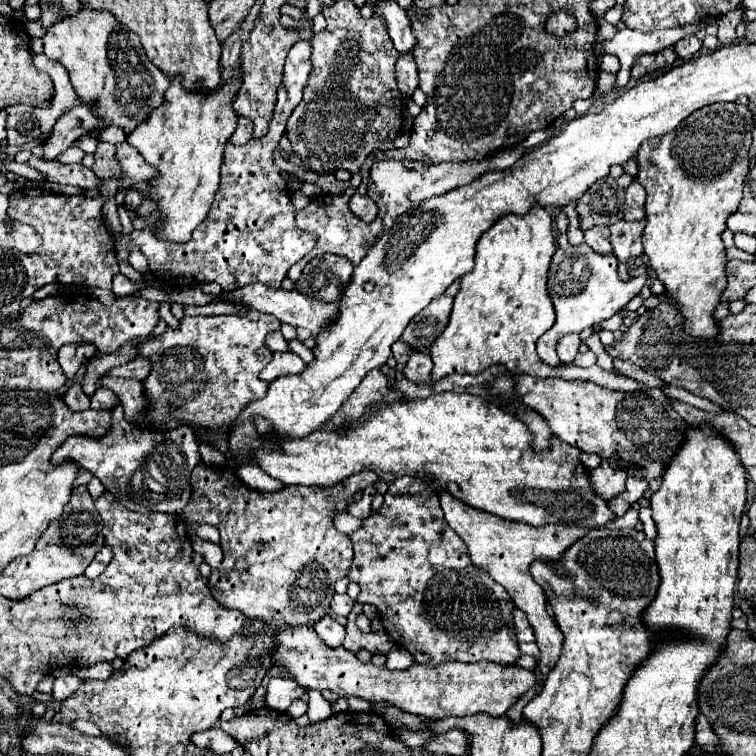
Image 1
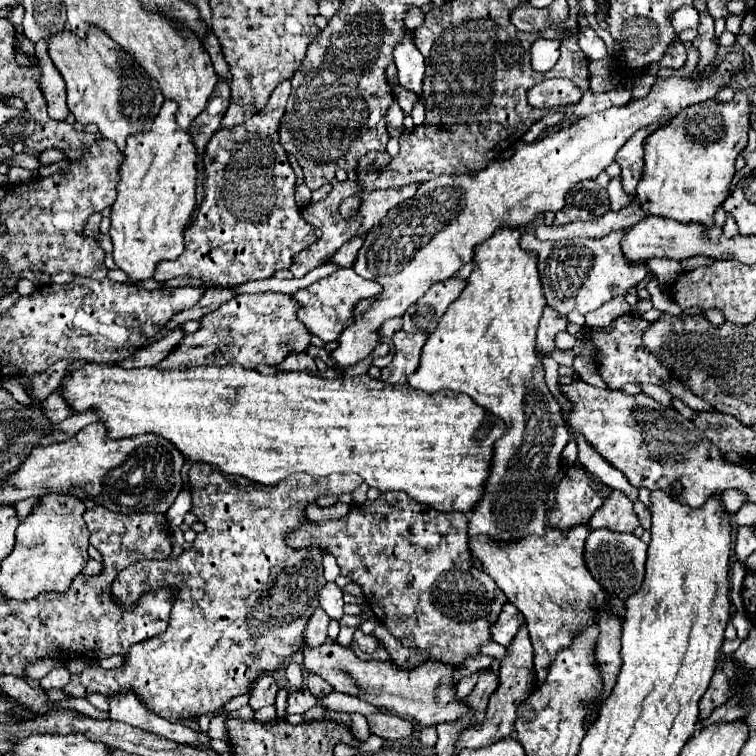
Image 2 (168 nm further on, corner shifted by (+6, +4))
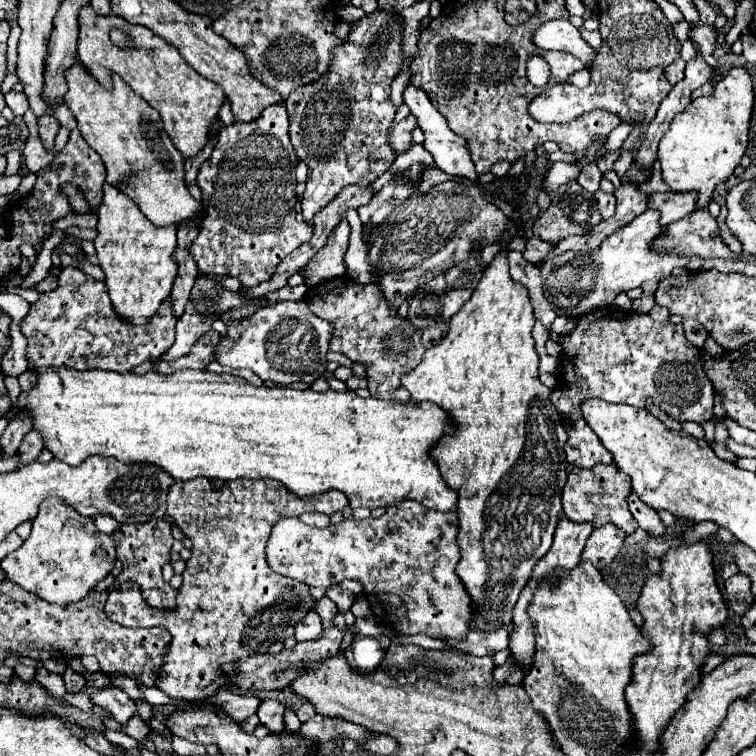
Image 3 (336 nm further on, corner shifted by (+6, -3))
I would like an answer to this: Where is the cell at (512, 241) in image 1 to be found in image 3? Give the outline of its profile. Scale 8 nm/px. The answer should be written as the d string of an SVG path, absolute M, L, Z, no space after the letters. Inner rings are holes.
M500 251L484 271L470 301L452 315L448 333L424 353L422 363L414 371L402 377L402 385L410 391L412 401L434 401L458 425L458 431L444 437L432 453L436 453L448 485L460 491L456 513L460 519L458 545L462 559L456 573L474 603L472 627L480 631L490 631L504 623L510 625L514 603L538 559L548 553L562 515L562 487L566 483L564 445L568 433L550 401L552 389L538 379L538 355L530 333L534 323L528 289L522 283L514 283L508 273L506 251Z

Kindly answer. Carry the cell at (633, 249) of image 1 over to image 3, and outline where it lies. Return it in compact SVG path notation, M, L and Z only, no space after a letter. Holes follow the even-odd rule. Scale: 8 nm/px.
M694 211L690 213L688 217L684 219L678 219L674 223L668 225L670 227L670 233L668 229L658 235L654 241L652 241L652 251L656 253L662 253L662 255L676 255L676 257L700 257L700 259L740 259L742 255L750 255L750 253L734 253L720 237L720 231L718 231L718 224L714 217L710 217L708 211Z

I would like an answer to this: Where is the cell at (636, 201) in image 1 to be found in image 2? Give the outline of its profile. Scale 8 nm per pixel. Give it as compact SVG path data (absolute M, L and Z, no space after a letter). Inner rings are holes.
M612 178L606 186L606 192L608 192L608 198L610 198L610 210L620 210L620 208L624 208L632 202L632 198L622 190L620 178Z

